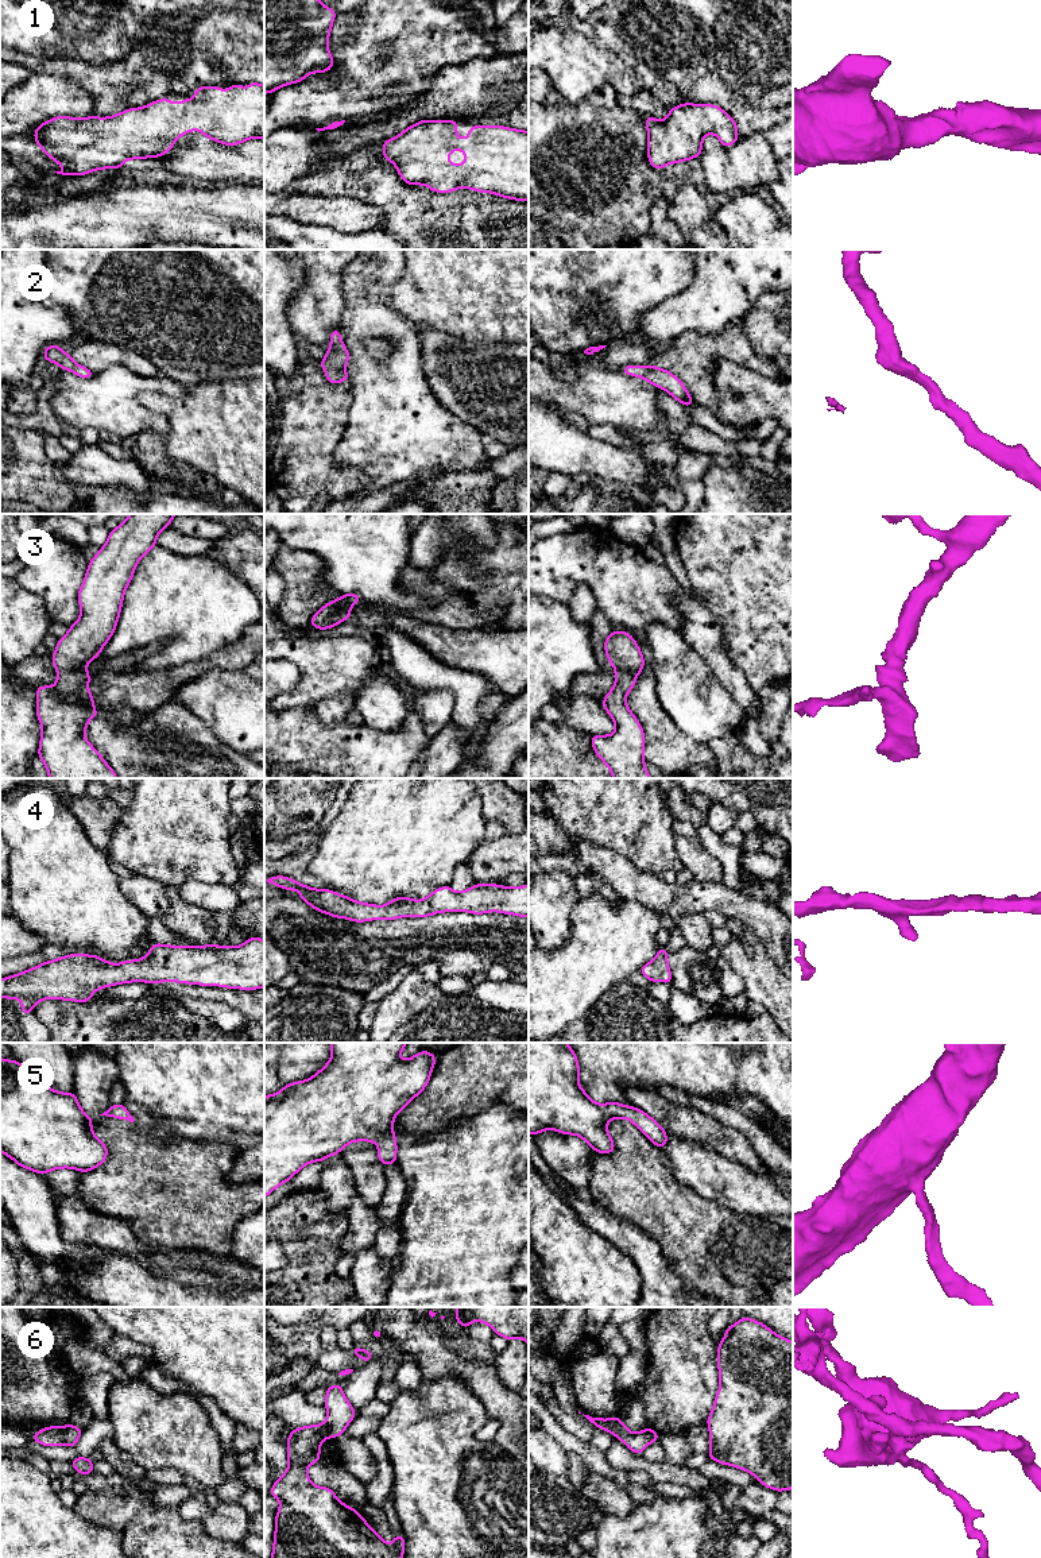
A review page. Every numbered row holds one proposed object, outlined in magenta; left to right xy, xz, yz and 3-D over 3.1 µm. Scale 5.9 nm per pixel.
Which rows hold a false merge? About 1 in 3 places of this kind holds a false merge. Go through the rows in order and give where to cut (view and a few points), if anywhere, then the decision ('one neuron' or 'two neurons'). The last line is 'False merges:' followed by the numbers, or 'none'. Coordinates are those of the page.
1: no cut; one neuron
2: no cut; one neuron
3: no cut; one neuron
4: no cut; one neuron
5: no cut; one neuron
6: cut in xy along (61, 1427), (62, 1442); two neurons
False merges: 6

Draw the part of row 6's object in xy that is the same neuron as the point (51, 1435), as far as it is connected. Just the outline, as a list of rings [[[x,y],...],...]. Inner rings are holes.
[[[51,1426],[36,1431],[30,1439],[43,1446],[57,1446],[62,1443],[62,1427]]]

